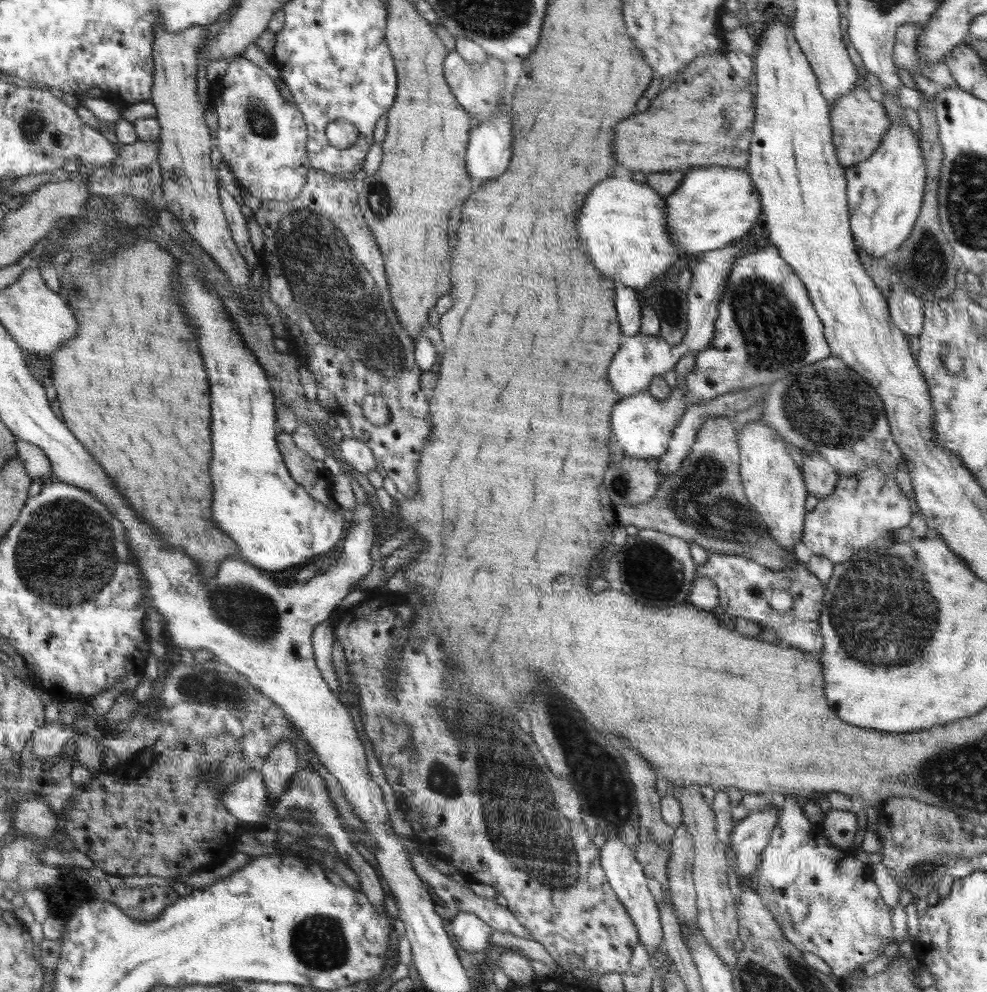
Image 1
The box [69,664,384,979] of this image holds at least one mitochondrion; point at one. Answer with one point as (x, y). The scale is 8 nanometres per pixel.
(319, 941)

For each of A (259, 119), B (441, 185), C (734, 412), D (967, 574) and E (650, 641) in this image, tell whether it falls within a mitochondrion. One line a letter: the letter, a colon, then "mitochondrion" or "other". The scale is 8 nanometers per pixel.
A: mitochondrion
B: other
C: other
D: other
E: other

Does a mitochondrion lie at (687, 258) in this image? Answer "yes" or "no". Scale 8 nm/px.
no

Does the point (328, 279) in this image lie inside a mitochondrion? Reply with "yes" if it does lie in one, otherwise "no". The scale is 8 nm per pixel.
yes

